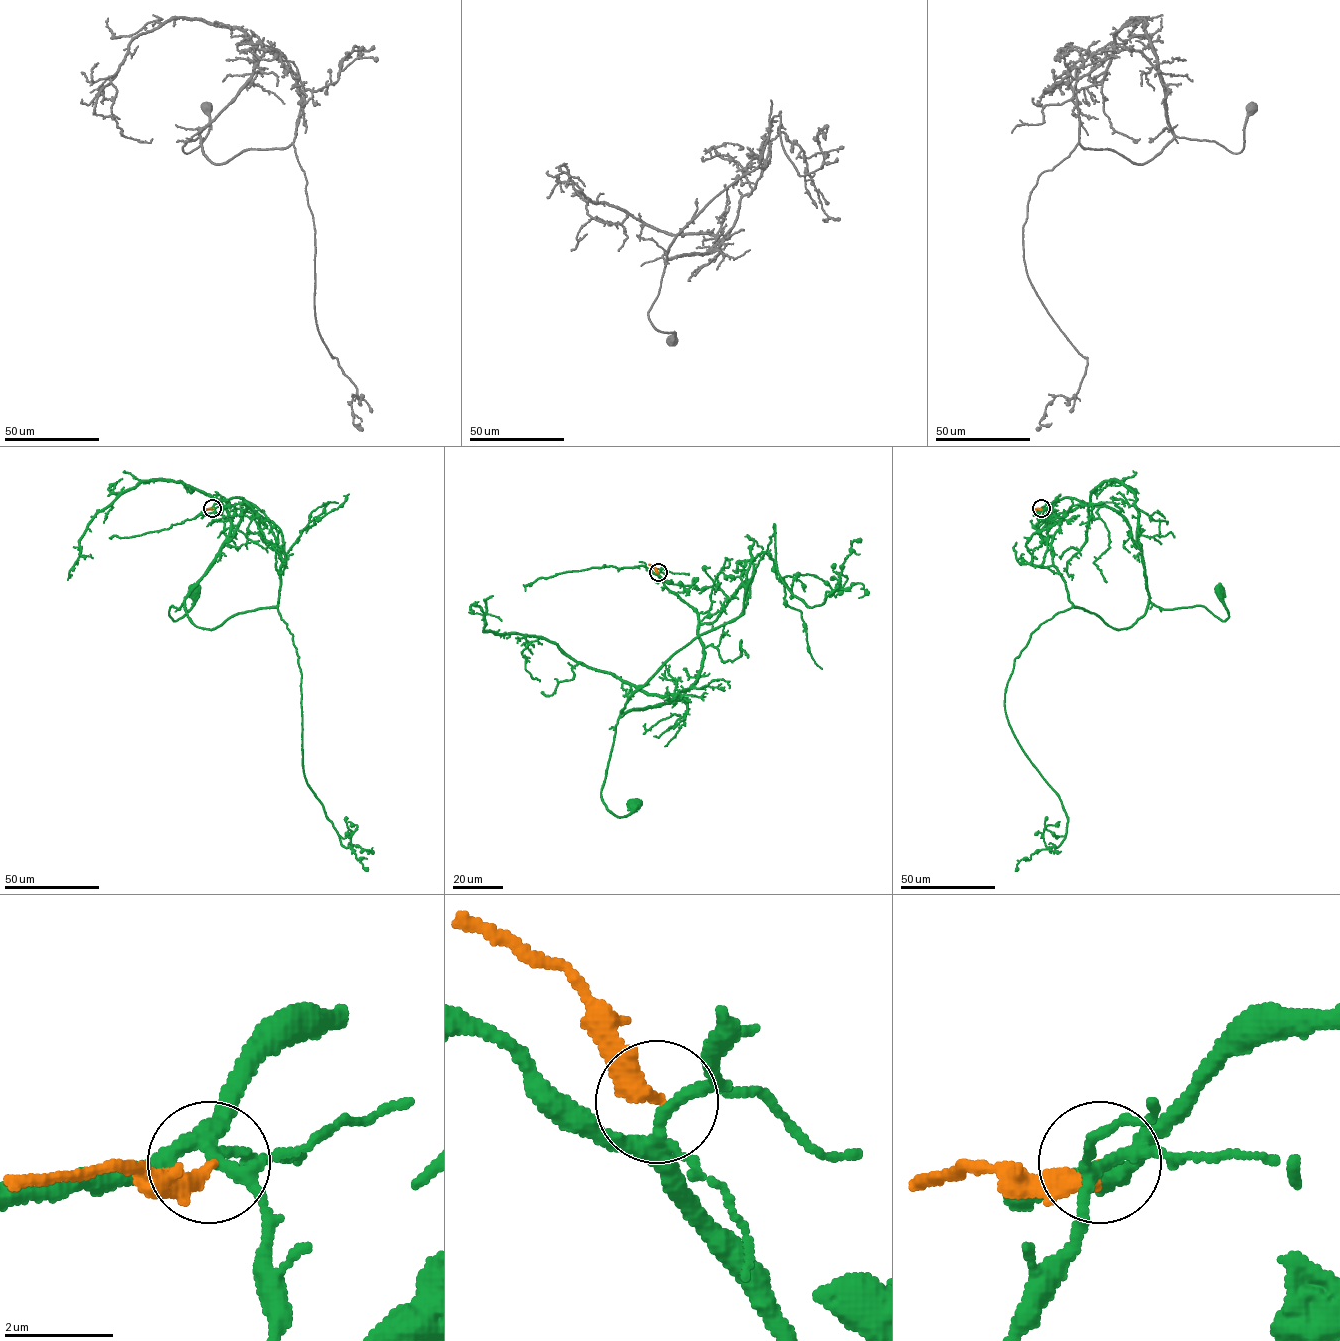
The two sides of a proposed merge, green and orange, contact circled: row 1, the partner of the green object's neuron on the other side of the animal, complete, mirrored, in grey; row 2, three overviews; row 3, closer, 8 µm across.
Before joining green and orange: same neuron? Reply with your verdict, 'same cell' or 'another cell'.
another cell

